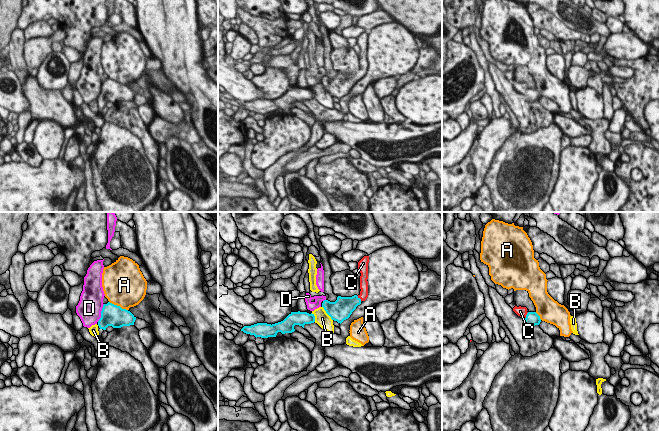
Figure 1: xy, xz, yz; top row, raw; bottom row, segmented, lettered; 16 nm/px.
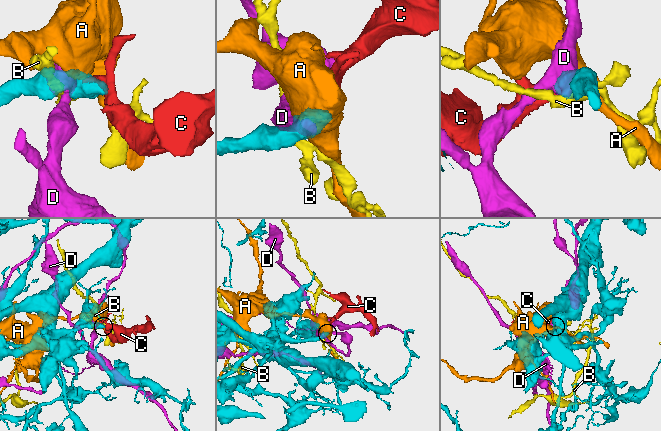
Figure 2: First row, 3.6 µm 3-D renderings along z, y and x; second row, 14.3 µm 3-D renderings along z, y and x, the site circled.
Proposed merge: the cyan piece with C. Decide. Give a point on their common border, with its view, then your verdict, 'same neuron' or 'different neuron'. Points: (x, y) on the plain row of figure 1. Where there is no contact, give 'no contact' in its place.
yz (526, 92) | same neuron

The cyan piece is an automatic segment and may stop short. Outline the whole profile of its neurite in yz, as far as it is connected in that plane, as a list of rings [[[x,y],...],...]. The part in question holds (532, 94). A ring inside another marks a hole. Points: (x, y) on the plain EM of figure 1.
[[[515,82],[513,87],[525,96],[526,101],[535,102],[541,98],[540,92],[536,88],[528,88],[526,83]]]

